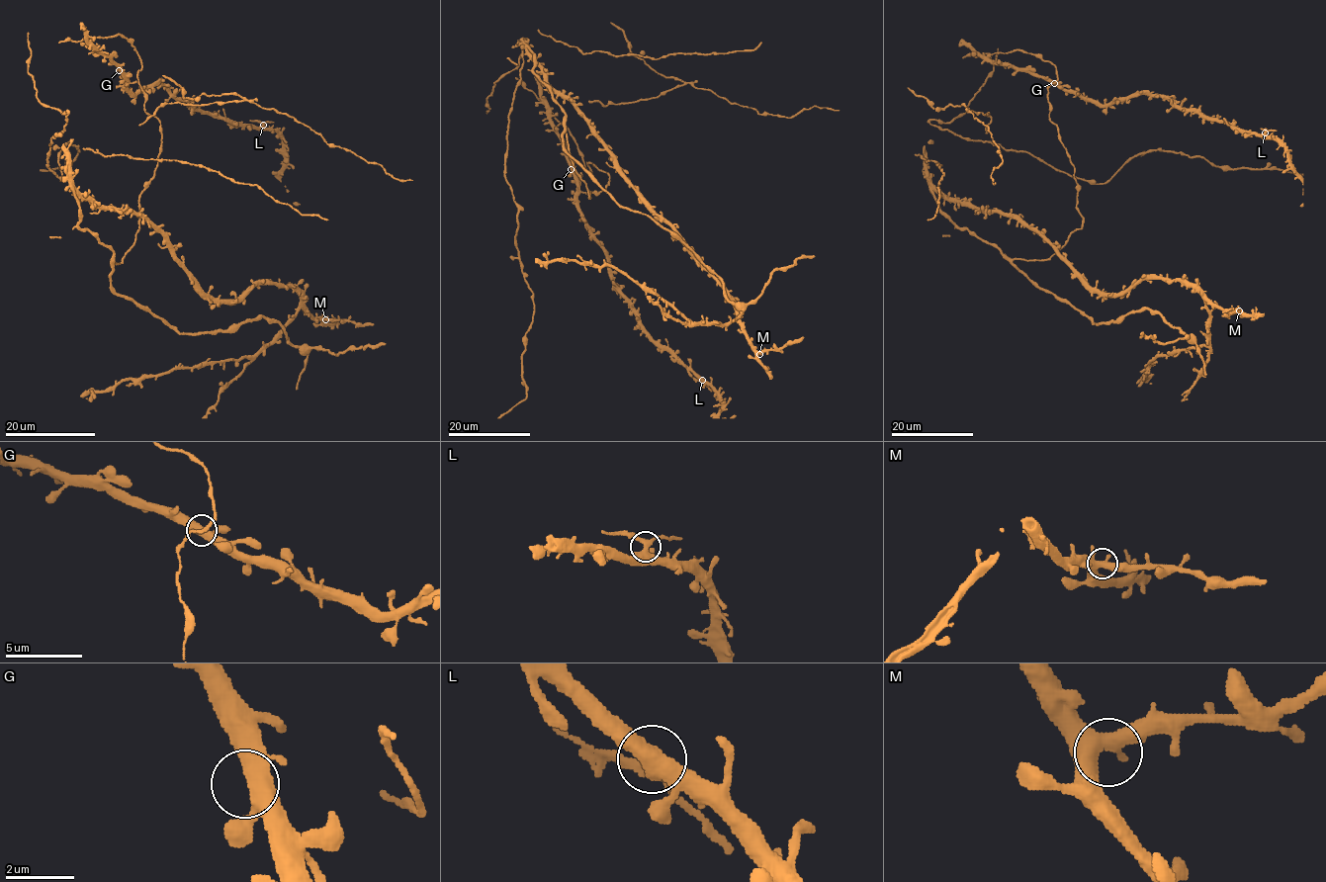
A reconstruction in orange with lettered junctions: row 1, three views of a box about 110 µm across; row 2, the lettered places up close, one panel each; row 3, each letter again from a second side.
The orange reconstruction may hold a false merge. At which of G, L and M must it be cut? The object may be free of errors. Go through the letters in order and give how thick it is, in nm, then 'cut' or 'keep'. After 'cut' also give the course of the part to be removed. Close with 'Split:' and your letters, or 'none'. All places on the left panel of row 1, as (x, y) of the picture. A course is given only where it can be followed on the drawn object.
G: 440 nm thick; keep
L: 400 nm thick; cut
M: 480 nm thick; keep
Split: L

